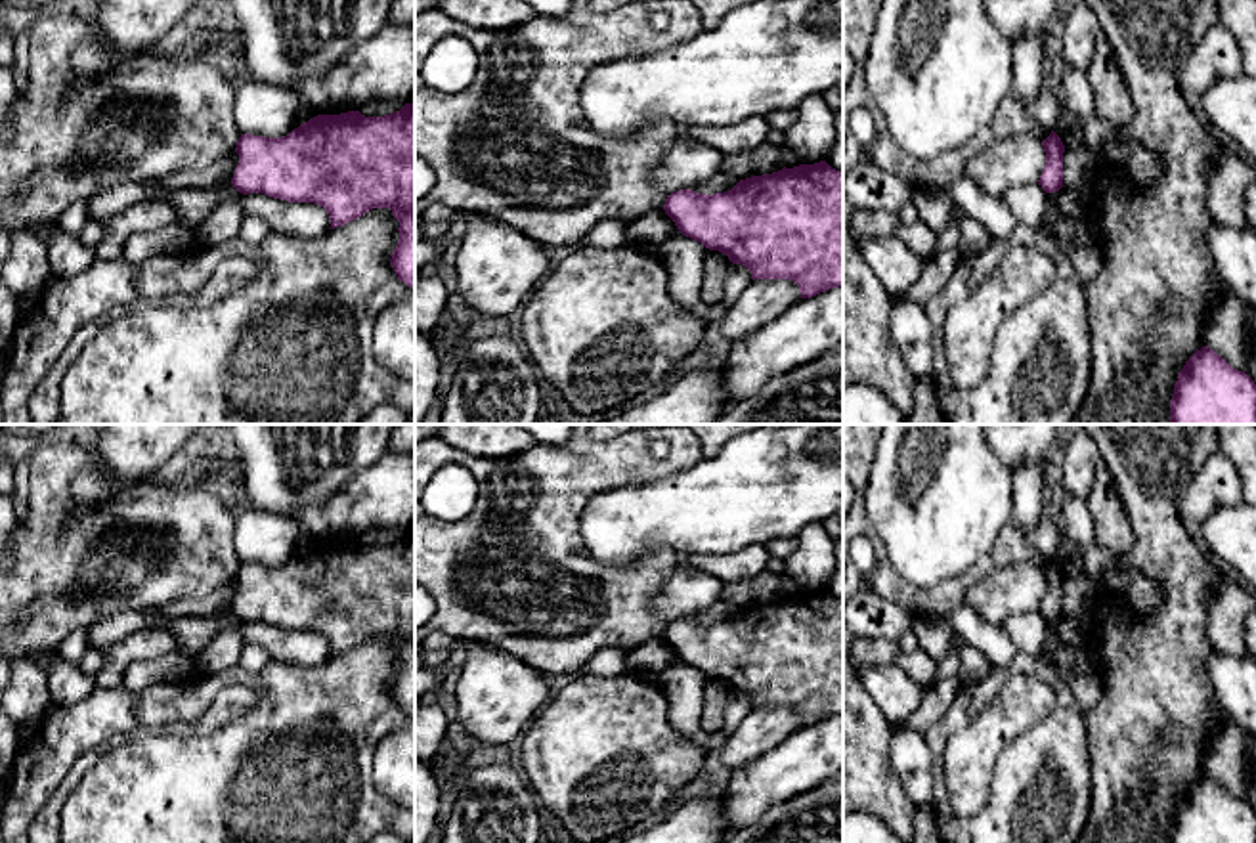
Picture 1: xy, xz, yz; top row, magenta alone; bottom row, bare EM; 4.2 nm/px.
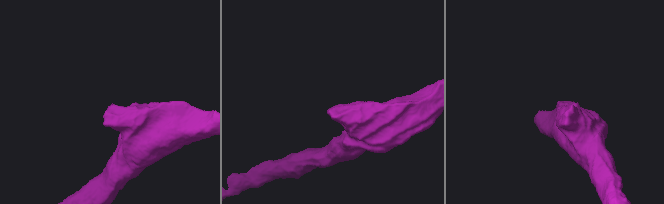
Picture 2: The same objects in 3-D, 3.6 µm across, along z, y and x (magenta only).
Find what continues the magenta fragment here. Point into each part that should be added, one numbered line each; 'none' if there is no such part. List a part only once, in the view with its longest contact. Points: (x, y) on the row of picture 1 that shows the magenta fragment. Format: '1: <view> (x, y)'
none

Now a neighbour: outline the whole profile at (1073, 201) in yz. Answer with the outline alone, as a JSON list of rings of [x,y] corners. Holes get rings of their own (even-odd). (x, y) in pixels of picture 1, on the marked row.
[[[1094,170],[1082,184],[1061,187],[1050,197],[1050,205],[1076,220],[1084,220],[1090,210],[1090,197],[1097,189],[1097,172]]]

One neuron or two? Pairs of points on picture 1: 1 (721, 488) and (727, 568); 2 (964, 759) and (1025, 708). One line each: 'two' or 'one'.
1: two
2: one

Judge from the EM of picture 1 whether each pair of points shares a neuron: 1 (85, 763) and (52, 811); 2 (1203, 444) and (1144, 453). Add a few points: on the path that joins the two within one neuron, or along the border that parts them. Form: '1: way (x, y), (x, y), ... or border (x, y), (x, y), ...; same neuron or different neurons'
1: way (75, 775), (58, 799); same neuron
2: way (1188, 446), (1159, 446); same neuron

